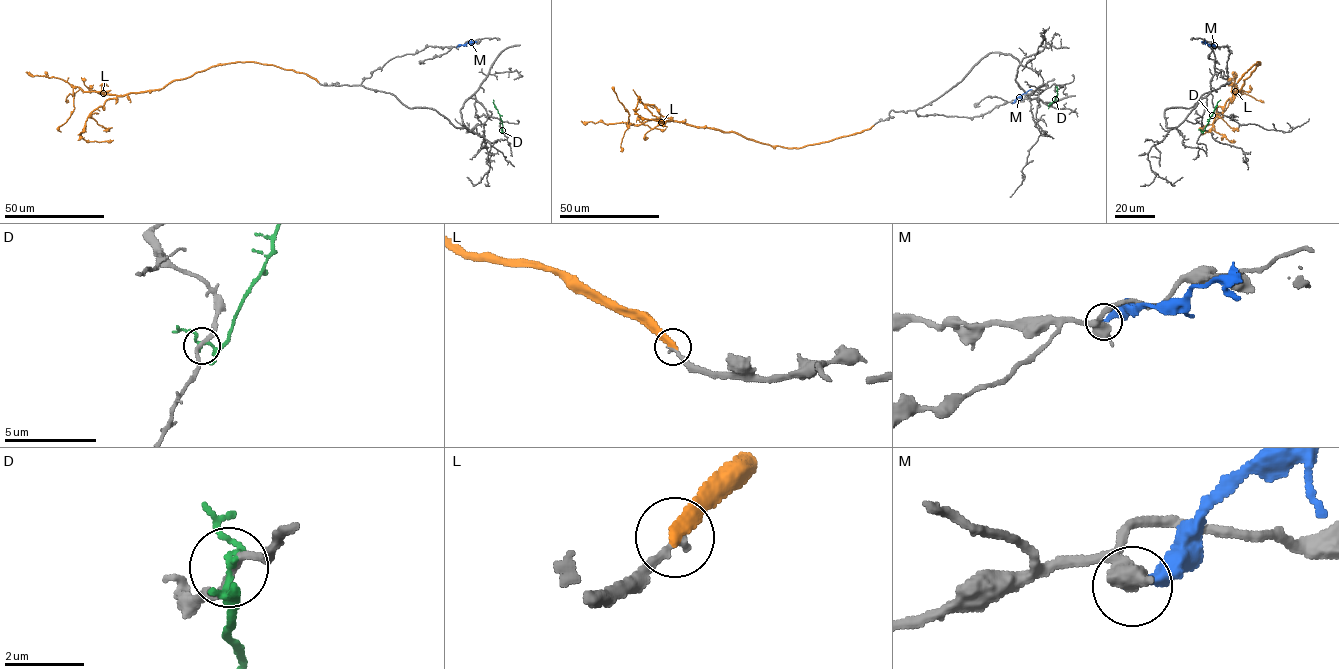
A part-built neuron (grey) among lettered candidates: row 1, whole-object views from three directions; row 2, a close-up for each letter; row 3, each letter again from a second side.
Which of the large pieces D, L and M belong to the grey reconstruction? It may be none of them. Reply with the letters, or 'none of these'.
none of these

